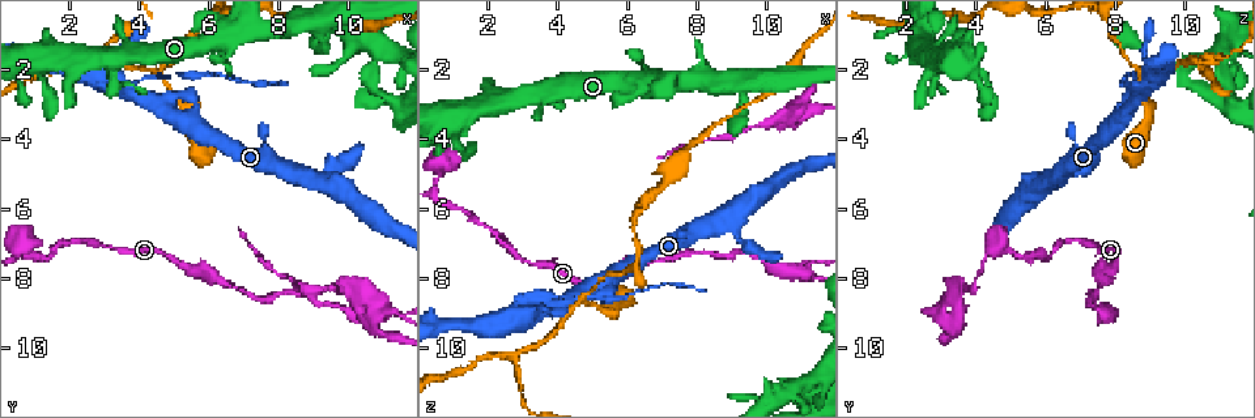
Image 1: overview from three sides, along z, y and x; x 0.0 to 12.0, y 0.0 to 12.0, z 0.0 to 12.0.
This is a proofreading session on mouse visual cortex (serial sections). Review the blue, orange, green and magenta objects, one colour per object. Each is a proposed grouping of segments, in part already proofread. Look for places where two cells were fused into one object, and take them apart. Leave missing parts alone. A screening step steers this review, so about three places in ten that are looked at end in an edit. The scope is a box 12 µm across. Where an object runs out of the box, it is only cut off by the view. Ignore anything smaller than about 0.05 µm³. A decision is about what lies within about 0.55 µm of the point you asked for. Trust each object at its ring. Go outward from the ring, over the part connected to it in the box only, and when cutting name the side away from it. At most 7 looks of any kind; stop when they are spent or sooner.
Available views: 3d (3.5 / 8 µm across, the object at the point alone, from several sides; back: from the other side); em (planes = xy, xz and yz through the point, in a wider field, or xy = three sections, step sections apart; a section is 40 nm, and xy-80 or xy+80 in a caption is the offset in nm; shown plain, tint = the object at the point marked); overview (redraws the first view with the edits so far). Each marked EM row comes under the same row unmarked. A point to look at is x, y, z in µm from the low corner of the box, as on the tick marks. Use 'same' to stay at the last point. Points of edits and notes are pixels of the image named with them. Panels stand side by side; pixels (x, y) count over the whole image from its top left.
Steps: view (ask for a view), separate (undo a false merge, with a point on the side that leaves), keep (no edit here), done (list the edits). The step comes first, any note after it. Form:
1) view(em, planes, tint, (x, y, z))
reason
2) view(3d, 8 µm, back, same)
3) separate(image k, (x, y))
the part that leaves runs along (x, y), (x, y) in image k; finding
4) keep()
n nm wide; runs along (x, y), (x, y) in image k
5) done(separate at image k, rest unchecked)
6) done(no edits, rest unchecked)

view(3d, 3.5 µm, (4.7, 2.2, 8.6))
a narrow waist

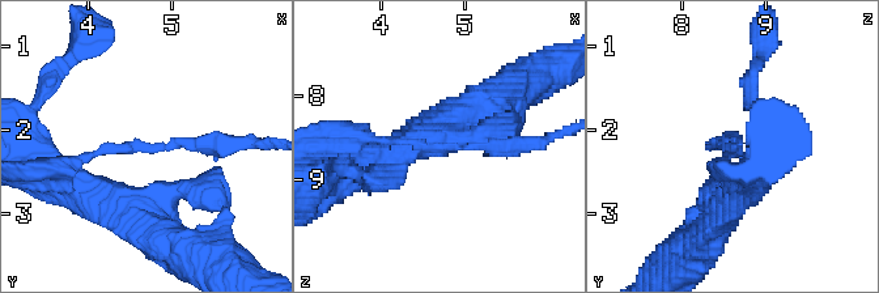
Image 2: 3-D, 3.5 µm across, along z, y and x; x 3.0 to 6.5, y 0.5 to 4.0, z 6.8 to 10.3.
view(em, xy, step 1, tint, (4.70, 2.25, 8.55))
arms of 150, 200 nm; now the EM

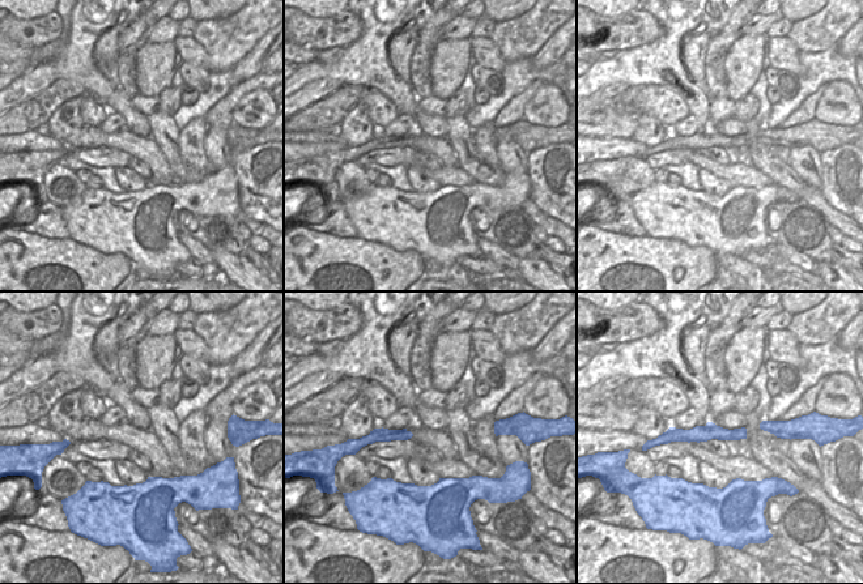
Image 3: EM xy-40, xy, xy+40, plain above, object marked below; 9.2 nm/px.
keep()
runs along (743, 431), (738, 434), (667, 435) in image 3; all the same cell

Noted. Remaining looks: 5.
view(3d, 3.5 µm, (2.9, 1.8, 10.1))
side arm on a straight run

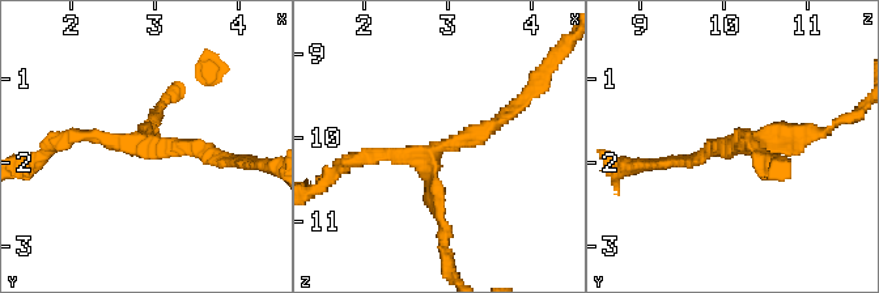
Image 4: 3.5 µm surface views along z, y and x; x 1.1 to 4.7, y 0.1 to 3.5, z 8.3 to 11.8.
view(em, planes, tint, (2.85, 1.80, 10.15))
3 arms; arms of 150, 200, 200 nm

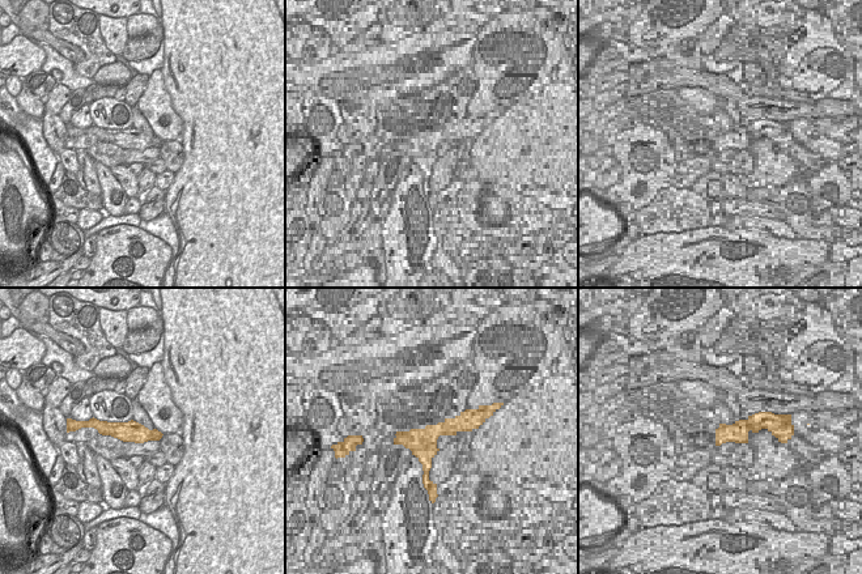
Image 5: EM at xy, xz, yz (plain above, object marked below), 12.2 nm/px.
keep()
runs along (98, 425), (157, 436) in image 5; all the same cell

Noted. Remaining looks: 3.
view(3d, 3.5 µm, (11.2, 9.0, 7.8))
a fork

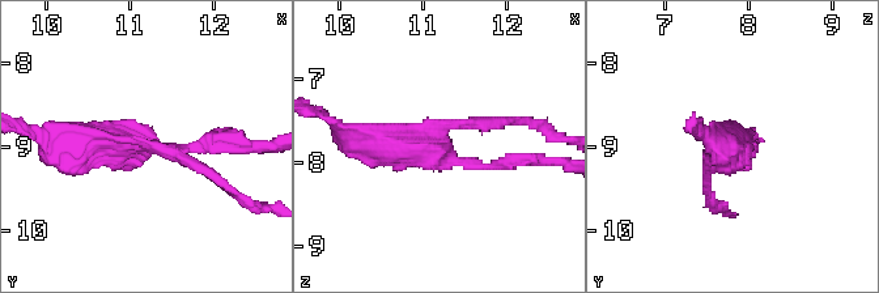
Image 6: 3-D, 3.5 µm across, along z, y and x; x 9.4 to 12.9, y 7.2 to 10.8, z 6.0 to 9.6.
view(em, xy, step 1, tint, (11.15, 9.00, 7.75))
3 arms; arms of 150, 150, 350 nm; shape alone is not enough

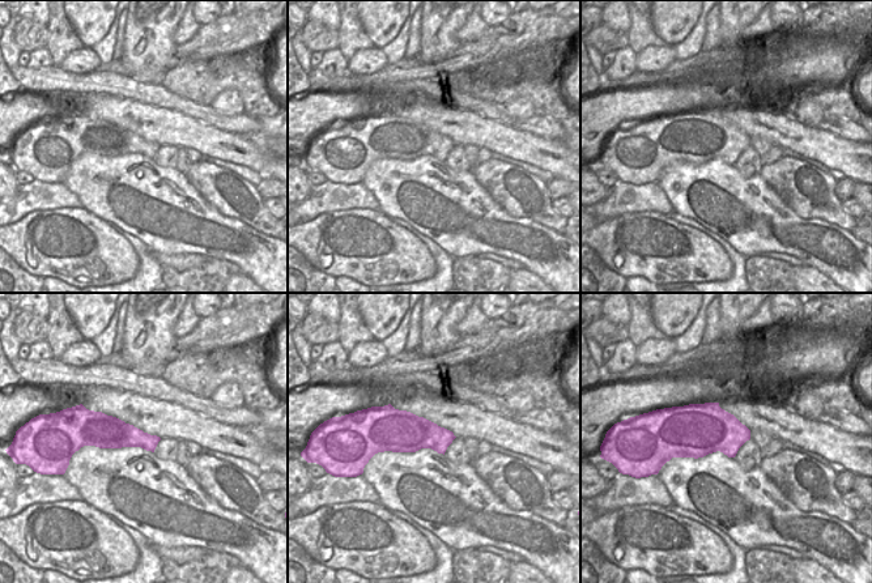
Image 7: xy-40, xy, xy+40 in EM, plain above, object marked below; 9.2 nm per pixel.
separate(image 6, (191, 161))
the part that leaves runs along (147, 147), (187, 158), (211, 178) in image 6; two cells meet here

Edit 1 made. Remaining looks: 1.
done(separate at image 6, rest unchecked)

